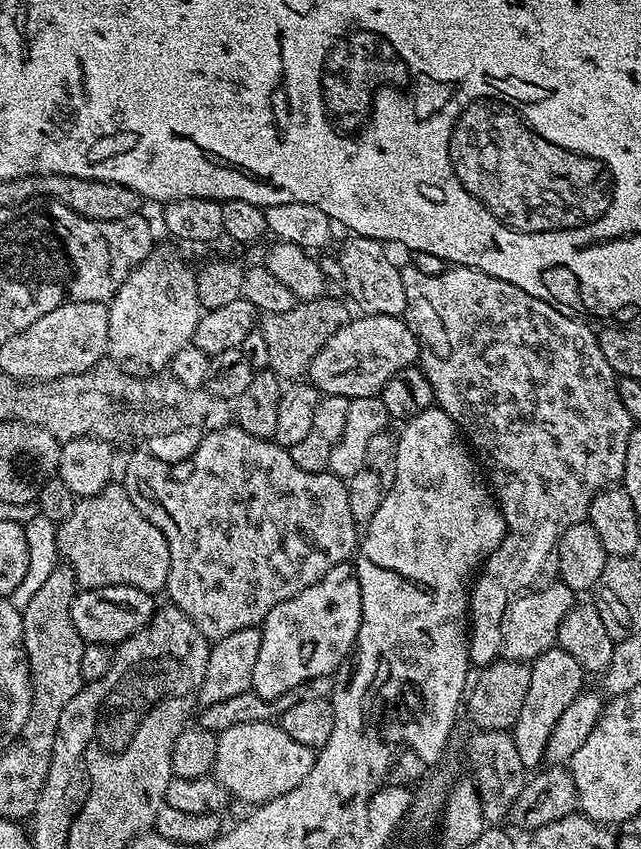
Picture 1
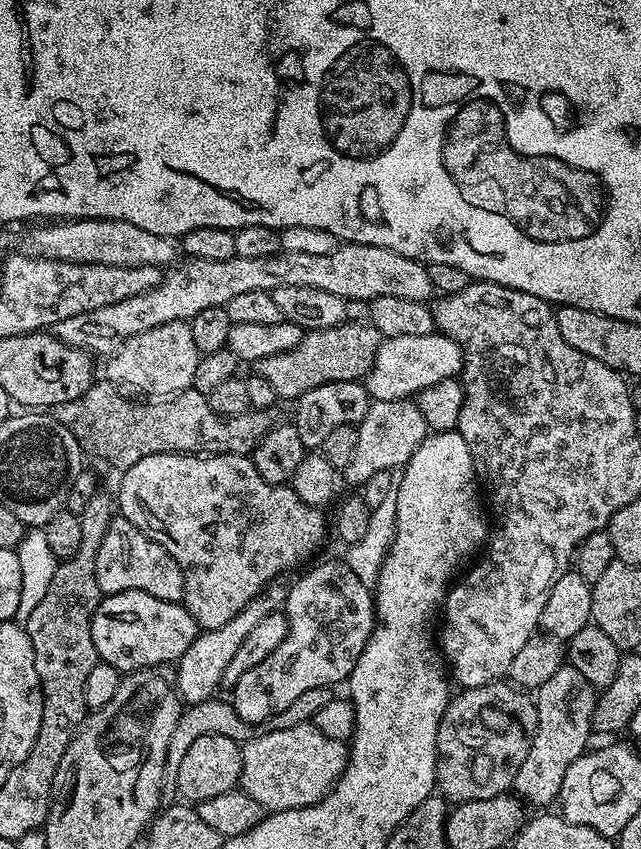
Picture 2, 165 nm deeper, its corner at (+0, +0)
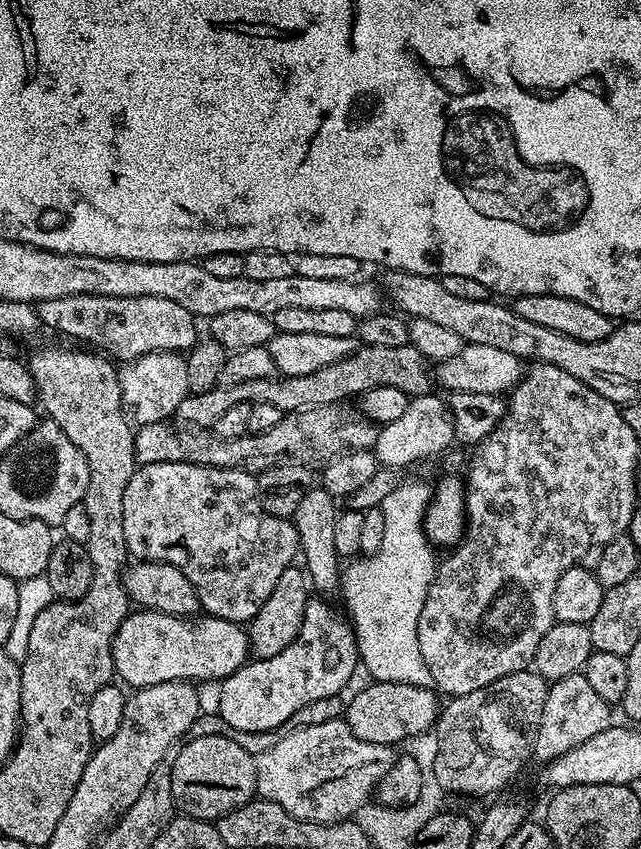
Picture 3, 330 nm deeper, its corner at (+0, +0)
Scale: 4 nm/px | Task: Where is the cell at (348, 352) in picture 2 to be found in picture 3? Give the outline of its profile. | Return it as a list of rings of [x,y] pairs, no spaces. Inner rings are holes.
[[[412,343],[402,346],[363,345],[346,358],[330,362],[330,366],[322,366],[322,370],[314,370],[314,374],[280,376],[271,380],[254,378],[251,382],[234,384],[219,383],[205,392],[193,392],[178,406],[175,419],[192,430],[212,430],[218,418],[222,418],[222,414],[234,406],[270,402],[270,406],[278,406],[278,410],[285,413],[297,412],[310,410],[314,406],[344,404],[351,396],[359,398],[378,386],[394,386],[394,390],[402,390],[410,398],[427,396],[434,388],[434,372],[427,357],[420,354]]]

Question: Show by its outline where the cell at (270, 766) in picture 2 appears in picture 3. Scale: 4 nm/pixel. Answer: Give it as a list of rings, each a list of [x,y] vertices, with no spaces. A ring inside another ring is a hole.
[[[342,718],[321,722],[319,726],[302,726],[256,757],[256,796],[278,802],[282,810],[294,814],[294,818],[299,820],[309,820],[315,824],[336,824],[339,820],[350,820],[360,807],[373,799],[384,776],[396,765],[398,756],[392,752],[395,751],[387,744],[362,742],[362,738],[355,736]]]

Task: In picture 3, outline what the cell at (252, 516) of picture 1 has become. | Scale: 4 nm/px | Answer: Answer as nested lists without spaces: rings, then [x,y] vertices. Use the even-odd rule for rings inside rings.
[[[182,462],[139,465],[126,485],[126,498],[122,498],[122,530],[126,530],[126,546],[136,560],[160,560],[182,570],[207,615],[239,625],[262,610],[270,590],[278,586],[284,571],[293,567],[292,559],[297,559],[300,550],[295,523],[266,514],[256,497],[256,476],[237,468],[207,468]]]

